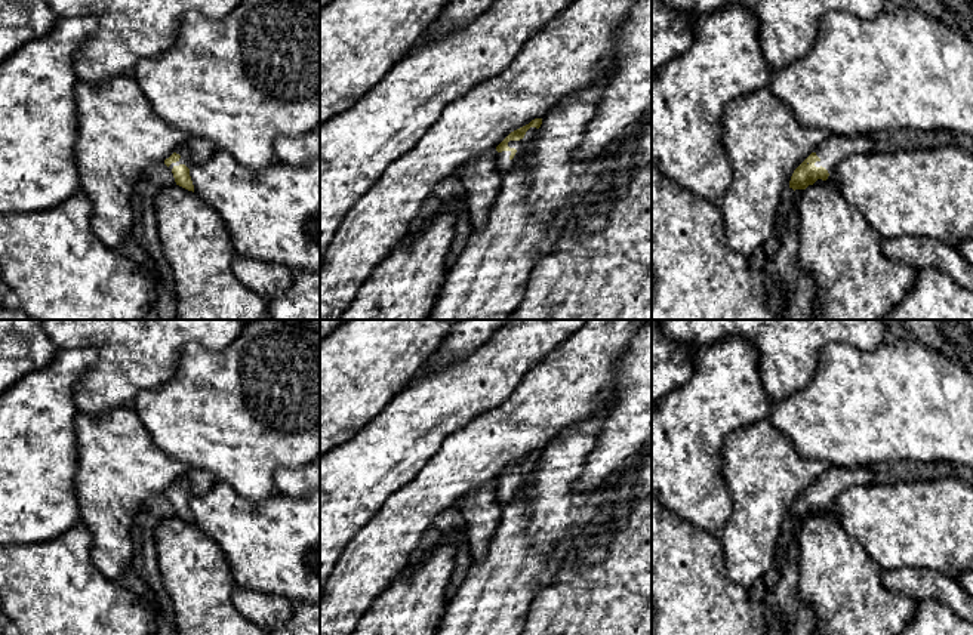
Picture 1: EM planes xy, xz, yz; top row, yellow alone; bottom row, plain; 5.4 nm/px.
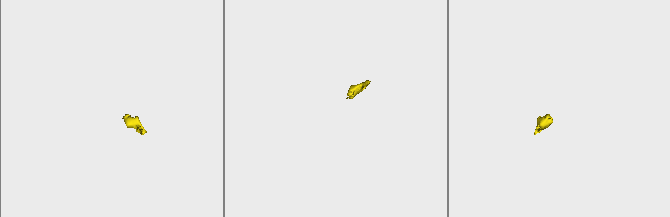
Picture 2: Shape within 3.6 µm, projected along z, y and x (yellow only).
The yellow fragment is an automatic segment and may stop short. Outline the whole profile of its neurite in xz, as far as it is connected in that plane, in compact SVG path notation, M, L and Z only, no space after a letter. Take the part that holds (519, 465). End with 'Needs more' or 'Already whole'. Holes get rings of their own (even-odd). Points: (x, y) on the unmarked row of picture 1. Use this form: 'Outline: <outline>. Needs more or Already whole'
Outline: M535 450L529 456L511 463L498 478L498 490L492 496L501 508L509 505L517 494L532 483L533 472L542 450Z. Needs more

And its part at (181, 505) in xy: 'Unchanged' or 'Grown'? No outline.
Grown

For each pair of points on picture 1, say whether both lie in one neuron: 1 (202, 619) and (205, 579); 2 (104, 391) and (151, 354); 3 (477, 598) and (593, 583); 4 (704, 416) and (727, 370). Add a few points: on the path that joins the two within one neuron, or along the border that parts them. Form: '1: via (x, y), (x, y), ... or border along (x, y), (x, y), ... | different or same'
1: via (202, 609), (202, 589) | same
2: via (116, 379), (139, 355) | same
3: border along (554, 580), (536, 595), (526, 619) | different
4: via (711, 404), (724, 391), (726, 382) | same

